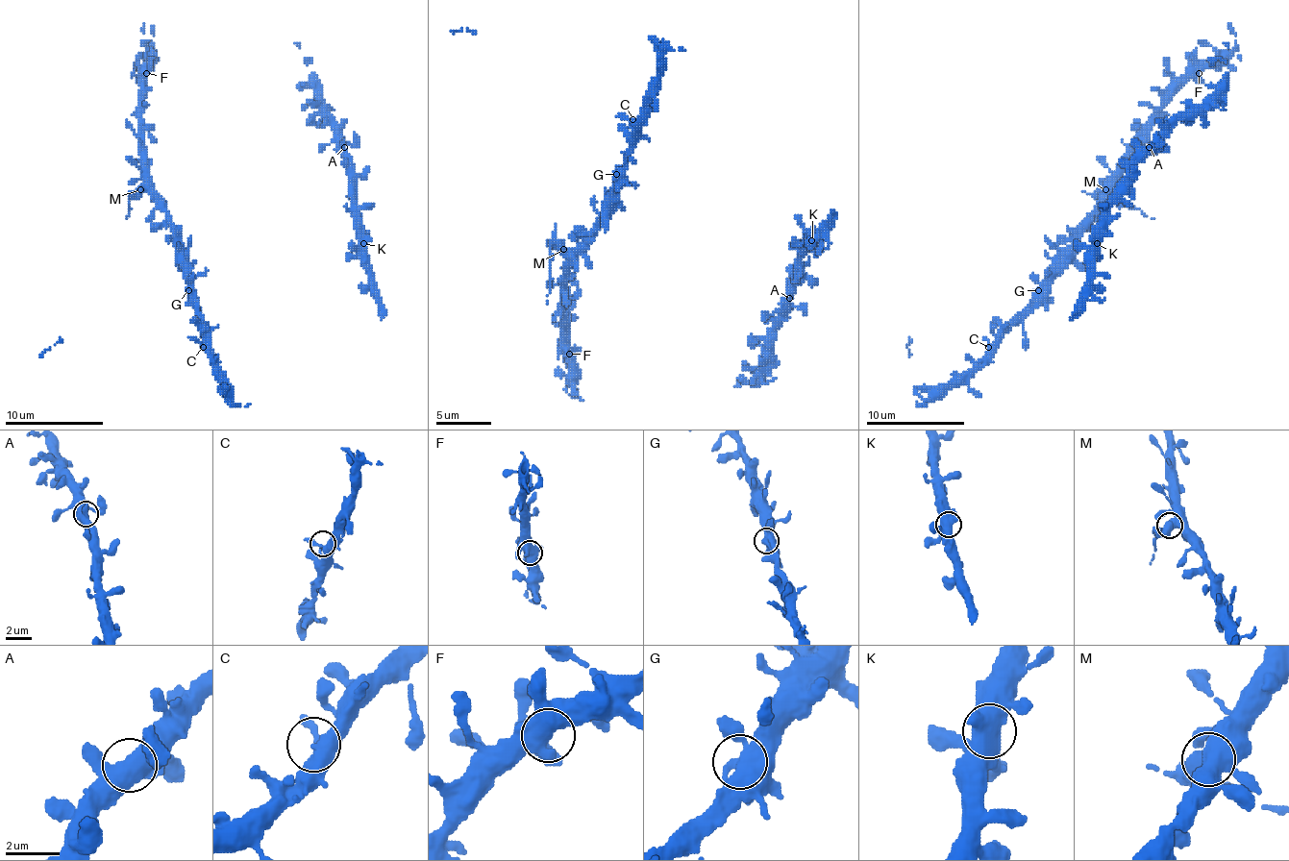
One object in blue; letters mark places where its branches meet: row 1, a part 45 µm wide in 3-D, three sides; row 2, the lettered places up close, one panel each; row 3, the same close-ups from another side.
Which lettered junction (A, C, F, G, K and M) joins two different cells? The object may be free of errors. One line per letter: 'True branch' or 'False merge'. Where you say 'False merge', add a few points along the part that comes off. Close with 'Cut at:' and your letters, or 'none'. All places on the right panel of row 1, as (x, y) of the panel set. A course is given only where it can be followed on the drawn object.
A: True branch
C: True branch
F: True branch
G: True branch
K: True branch
M: False merge. Course of the part to remove: (1104, 188), (1102, 194), (1153, 218)
Cut at: M

